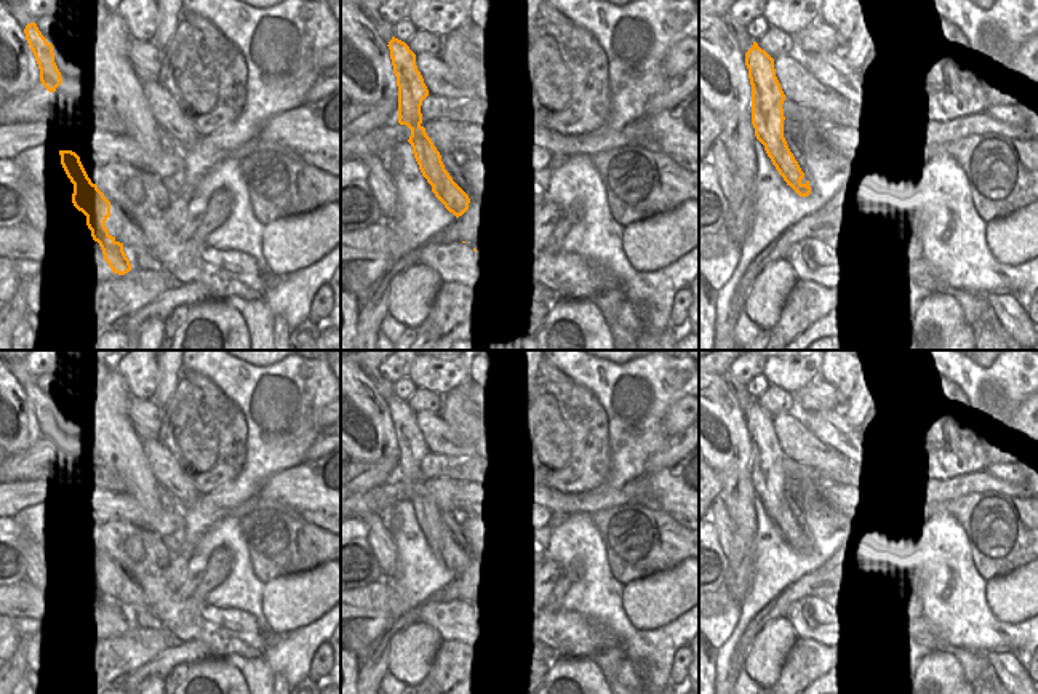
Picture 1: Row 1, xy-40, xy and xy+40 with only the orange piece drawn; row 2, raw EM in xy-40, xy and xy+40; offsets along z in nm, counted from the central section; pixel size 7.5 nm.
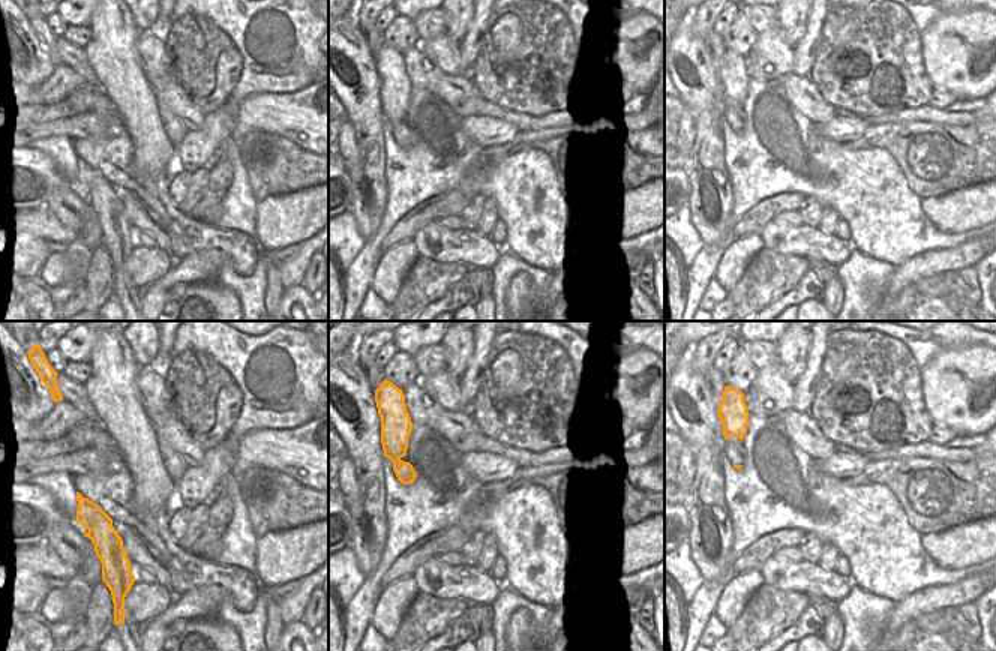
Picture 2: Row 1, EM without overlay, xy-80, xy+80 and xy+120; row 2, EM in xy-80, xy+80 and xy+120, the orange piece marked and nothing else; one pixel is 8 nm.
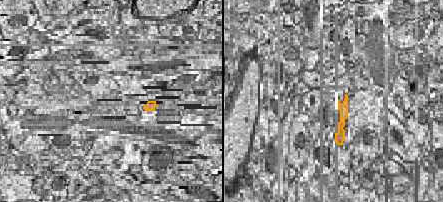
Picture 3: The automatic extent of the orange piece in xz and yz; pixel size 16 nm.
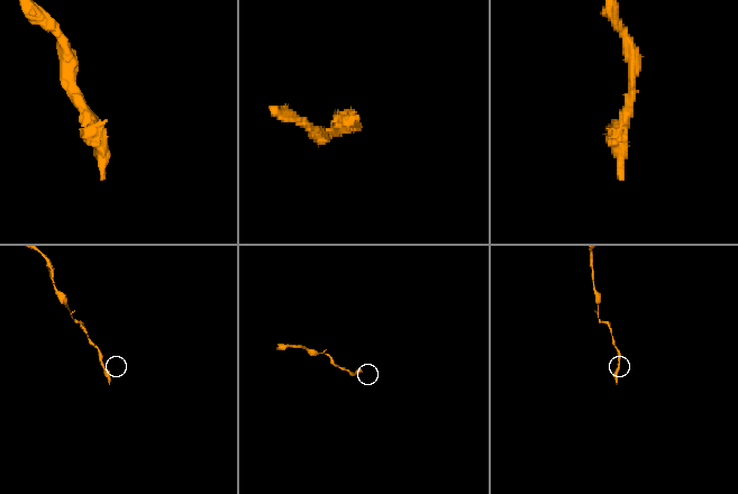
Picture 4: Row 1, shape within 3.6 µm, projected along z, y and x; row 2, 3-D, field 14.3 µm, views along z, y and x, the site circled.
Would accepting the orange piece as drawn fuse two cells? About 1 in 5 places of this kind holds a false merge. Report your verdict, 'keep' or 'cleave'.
keep

